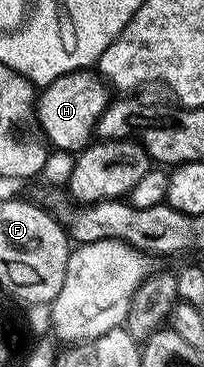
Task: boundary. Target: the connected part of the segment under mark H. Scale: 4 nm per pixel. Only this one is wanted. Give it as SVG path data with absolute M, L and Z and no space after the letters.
M83 70L64 74L41 89L36 100L38 122L43 135L55 149L77 154L90 147L96 136L98 120L112 99L106 88L107 81L97 71Z

